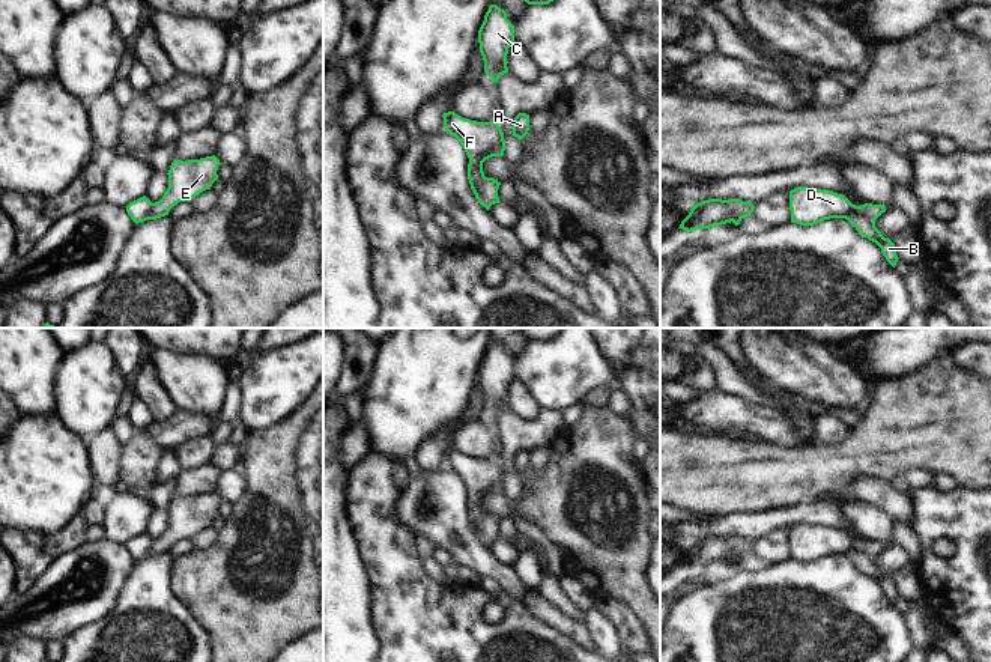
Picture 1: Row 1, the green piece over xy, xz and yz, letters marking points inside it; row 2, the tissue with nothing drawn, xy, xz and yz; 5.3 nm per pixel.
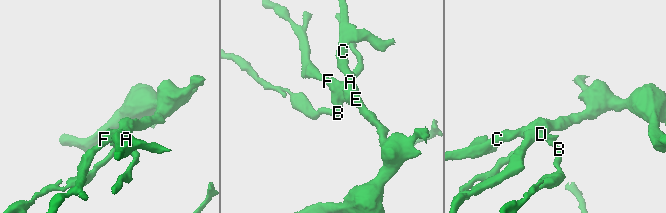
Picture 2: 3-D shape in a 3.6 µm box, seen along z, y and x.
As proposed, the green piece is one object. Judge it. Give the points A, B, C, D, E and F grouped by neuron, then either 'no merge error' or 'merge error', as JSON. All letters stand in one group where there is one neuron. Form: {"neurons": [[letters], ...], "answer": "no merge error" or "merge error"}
{"neurons": [["A", "D", "F"], ["B", "C", "E"]], "answer": "merge error"}

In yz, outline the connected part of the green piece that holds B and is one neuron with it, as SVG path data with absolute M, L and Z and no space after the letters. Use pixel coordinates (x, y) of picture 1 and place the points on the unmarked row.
M857 549L850 551L847 557L859 569L862 575L868 575L881 585L883 593L893 605L896 603L896 599L899 596L896 591L896 584L889 575L884 575L881 572L881 569L875 564L875 558Z

